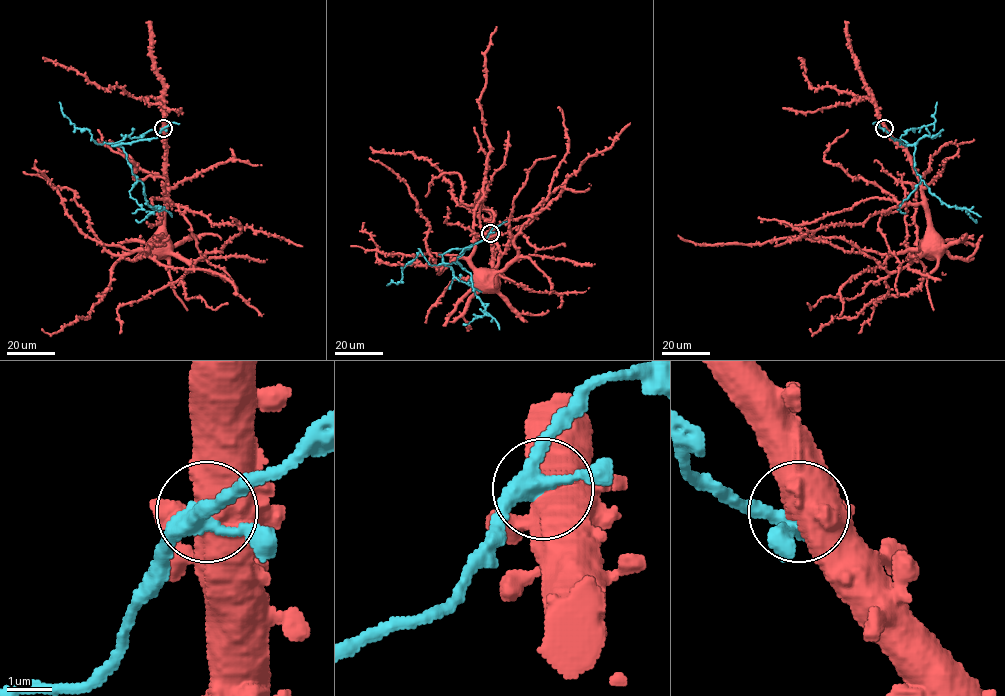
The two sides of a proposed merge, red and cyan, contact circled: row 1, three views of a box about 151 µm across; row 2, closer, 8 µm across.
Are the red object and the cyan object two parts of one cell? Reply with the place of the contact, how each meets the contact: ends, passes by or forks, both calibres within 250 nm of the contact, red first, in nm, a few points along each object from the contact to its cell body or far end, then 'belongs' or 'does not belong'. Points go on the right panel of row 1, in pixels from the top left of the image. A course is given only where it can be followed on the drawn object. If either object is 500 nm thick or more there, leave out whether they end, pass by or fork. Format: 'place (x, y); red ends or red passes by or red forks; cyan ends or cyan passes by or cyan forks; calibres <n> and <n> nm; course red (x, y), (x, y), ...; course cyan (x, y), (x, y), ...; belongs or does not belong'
place (884, 128); calibres 600 and 320 nm; course red (884, 129), (906, 152), (920, 185), (928, 227), (922, 244); course cyan (884, 129), (901, 143), (914, 145), (914, 168), (929, 191), (950, 207), (967, 209), (970, 216), (976, 219); does not belong

